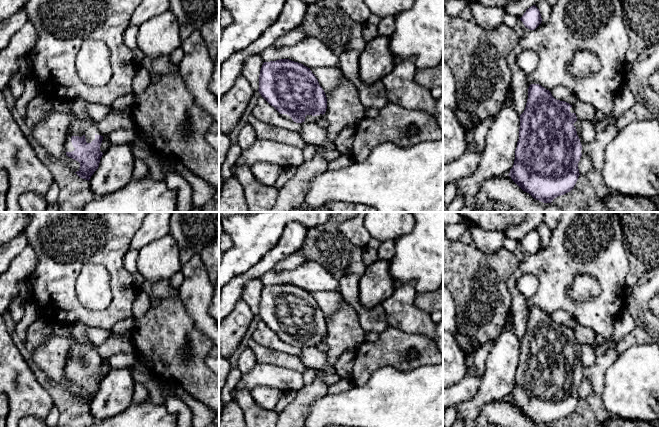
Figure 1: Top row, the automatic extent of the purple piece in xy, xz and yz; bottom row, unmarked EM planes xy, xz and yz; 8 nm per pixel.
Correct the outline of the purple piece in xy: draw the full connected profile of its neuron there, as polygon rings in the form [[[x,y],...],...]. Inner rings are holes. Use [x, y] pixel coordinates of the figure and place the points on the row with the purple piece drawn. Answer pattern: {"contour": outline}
{"contour": [[[76,119],[69,127],[65,140],[66,155],[80,163],[80,169],[75,172],[80,178],[90,180],[91,176],[98,169],[103,153],[100,146],[103,135],[98,129],[95,121],[86,122]]]}

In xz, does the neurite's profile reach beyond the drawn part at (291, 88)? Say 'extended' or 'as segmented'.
extended

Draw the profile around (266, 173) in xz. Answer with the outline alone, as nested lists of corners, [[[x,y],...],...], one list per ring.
[[[255,163],[250,166],[254,177],[267,186],[275,186],[275,182],[283,169],[282,166],[270,163]]]

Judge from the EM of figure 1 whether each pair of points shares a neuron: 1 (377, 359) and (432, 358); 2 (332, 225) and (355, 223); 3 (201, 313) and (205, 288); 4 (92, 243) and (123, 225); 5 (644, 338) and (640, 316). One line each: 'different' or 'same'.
1: same
2: different
3: same
4: same
5: different

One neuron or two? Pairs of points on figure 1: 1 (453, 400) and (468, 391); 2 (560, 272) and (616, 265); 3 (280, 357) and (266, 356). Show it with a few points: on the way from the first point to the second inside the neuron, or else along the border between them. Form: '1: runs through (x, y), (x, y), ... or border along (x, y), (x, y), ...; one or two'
1: runs through (457, 396), (464, 391); one
2: runs through (574, 266), (602, 265); one
3: runs through (277, 357), (269, 356); one

